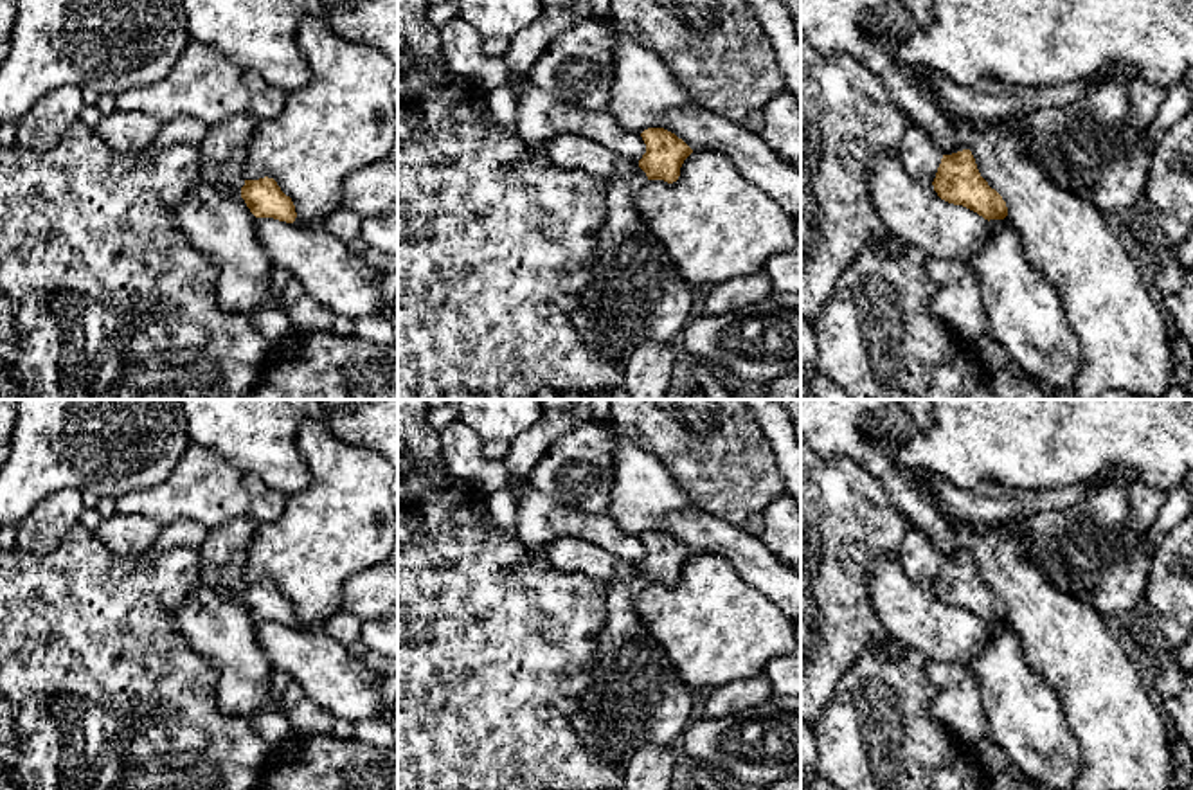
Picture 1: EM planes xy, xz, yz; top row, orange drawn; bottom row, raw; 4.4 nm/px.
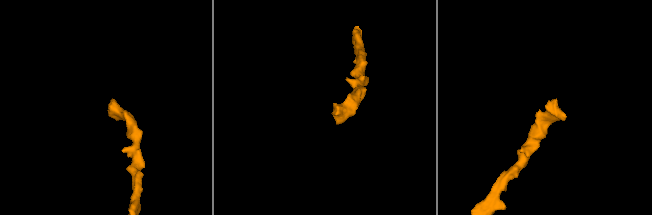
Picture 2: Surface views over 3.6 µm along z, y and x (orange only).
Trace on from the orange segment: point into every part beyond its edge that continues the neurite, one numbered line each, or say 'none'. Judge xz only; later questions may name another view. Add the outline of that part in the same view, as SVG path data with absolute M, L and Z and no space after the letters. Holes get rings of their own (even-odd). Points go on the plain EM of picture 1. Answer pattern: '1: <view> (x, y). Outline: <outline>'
1: xz (636, 699). Outline: M637 570L632 578L606 583L606 621L588 664L590 684L570 725L583 747L603 752L612 763L626 763L641 749L675 747L696 714L691 689L680 678L662 646L648 633L637 614L637 597L648 585Z

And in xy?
1: xy (224, 553). Outline: M252 516L230 518L211 529L200 547L205 585L223 592L245 588L245 563L256 529L261 524Z

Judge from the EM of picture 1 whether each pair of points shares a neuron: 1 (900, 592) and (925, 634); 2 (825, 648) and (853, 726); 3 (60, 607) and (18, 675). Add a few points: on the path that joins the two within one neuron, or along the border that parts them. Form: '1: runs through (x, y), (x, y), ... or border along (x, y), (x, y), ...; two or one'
1: runs through (900, 603), (920, 623); one
2: border along (864, 650), (839, 681), (834, 697), (819, 718); two
3: runs through (54, 623), (45, 632), (42, 652), (35, 659); one

